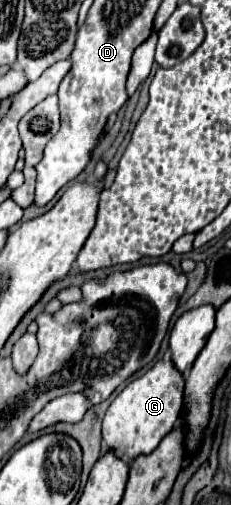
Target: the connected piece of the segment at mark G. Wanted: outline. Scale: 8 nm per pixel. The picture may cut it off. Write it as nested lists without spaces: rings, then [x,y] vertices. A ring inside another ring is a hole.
[[[167,353],[145,375],[133,379],[109,405],[103,417],[103,449],[113,449],[117,457],[133,461],[141,453],[151,453],[175,427],[185,395],[185,377]]]

